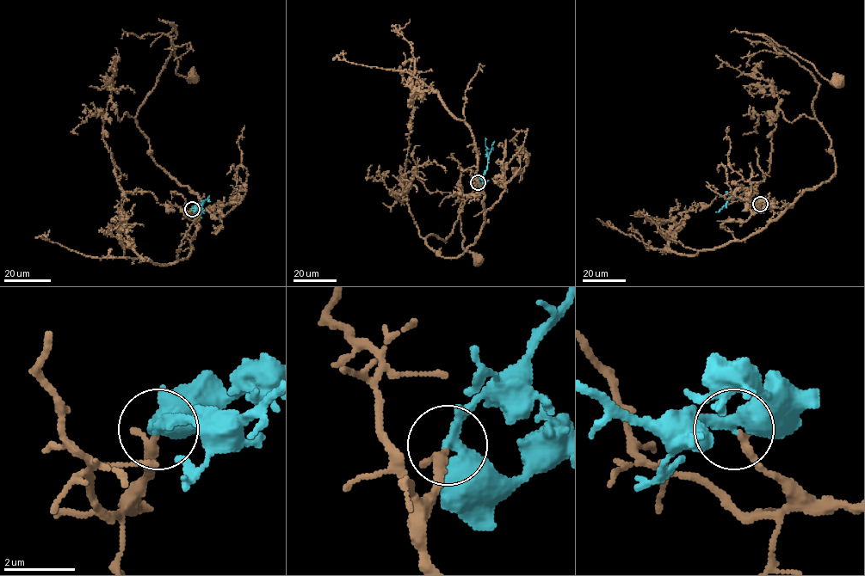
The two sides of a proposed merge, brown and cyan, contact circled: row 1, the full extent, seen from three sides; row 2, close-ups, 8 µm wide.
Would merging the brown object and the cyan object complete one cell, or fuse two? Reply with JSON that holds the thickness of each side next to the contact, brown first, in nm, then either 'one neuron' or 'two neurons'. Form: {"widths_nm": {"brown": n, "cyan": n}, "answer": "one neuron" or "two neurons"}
{"widths_nm": {"brown": 220, "cyan": 340}, "answer": "one neuron"}

